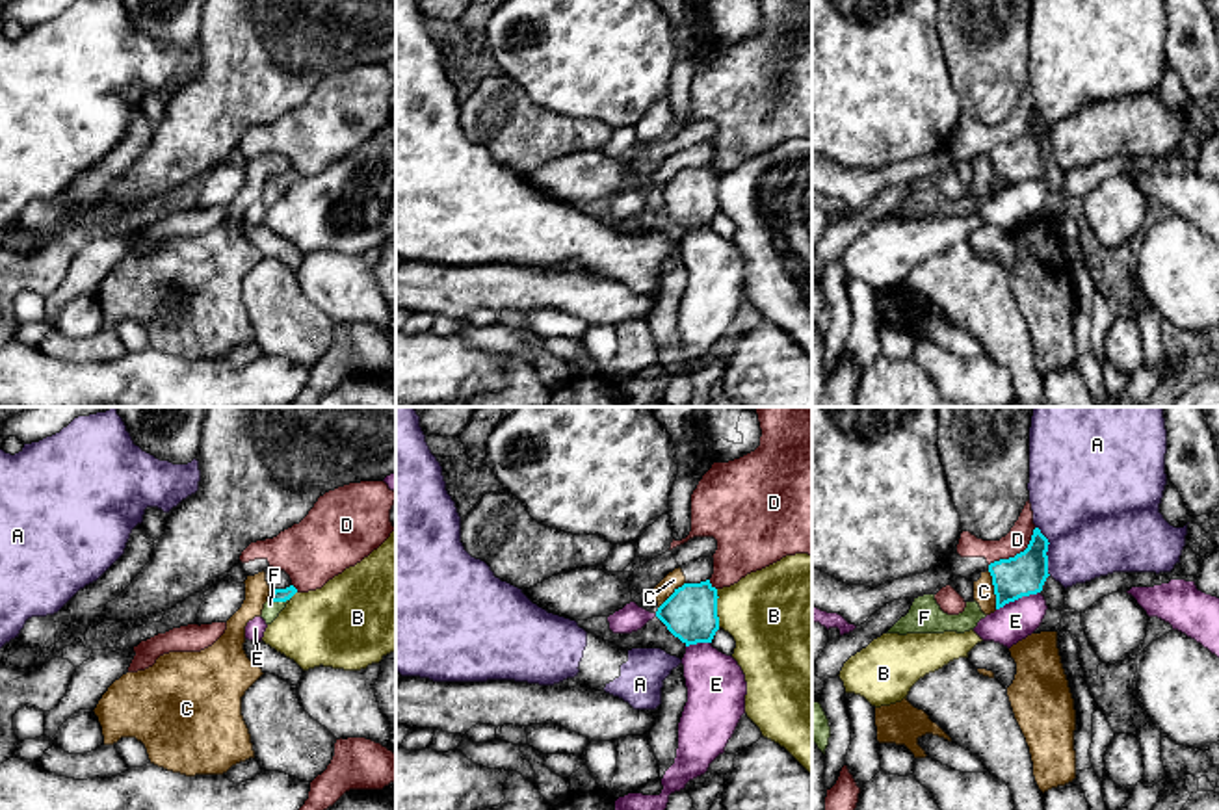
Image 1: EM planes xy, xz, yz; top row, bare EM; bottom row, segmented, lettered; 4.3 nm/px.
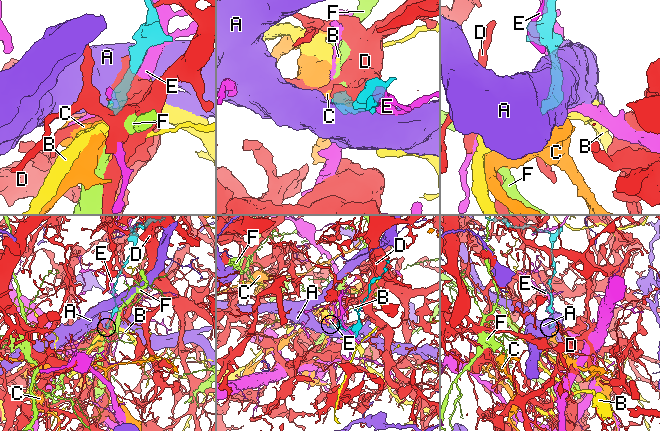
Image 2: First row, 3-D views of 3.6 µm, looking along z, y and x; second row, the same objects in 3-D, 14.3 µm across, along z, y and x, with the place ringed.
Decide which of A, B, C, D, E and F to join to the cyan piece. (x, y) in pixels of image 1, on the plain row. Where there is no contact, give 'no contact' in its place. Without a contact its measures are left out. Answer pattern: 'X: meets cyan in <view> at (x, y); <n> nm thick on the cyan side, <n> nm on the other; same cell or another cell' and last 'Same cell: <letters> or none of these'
A: meets cyan in yz at (1047, 134); 180 nm thick on the cyan side, 460 nm on the other; another cell
B: meets cyan in xz at (716, 192); 240 nm thick on the cyan side, 400 nm on the other; another cell
C: meets cyan in yz at (995, 173); 180 nm thick on the cyan side, 100 nm on the other; another cell
D: meets cyan in yz at (1017, 138); 180 nm thick on the cyan side, 100 nm on the other; another cell
E: meets cyan in yz at (1017, 182); 180 nm thick on the cyan side, 170 nm on the other; another cell
F: meets cyan in xy at (279, 184); 60 nm thick on the cyan side, 70 nm on the other; same cell
Same cell: F

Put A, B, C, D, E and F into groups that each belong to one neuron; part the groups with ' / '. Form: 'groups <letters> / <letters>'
groups A / B / C / D / E / F

